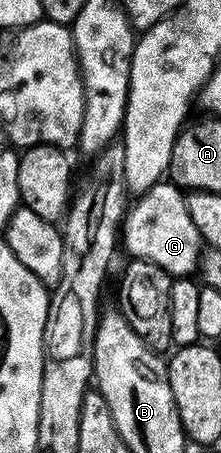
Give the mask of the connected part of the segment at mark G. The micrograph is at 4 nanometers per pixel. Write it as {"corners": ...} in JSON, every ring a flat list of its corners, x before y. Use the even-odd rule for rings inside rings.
{"corners":[[162,181,138,196,129,210,133,213,133,243,127,253,135,259,156,263,174,278,196,272,203,250,202,235,197,228,184,192,170,181]]}

